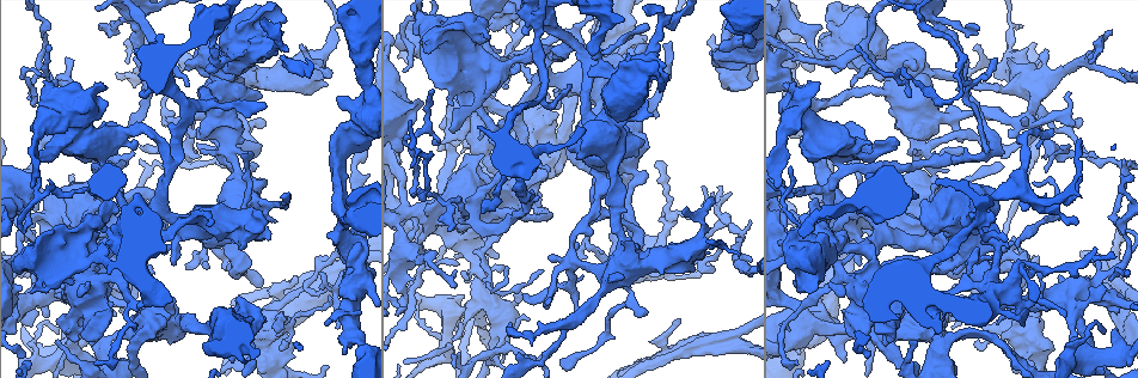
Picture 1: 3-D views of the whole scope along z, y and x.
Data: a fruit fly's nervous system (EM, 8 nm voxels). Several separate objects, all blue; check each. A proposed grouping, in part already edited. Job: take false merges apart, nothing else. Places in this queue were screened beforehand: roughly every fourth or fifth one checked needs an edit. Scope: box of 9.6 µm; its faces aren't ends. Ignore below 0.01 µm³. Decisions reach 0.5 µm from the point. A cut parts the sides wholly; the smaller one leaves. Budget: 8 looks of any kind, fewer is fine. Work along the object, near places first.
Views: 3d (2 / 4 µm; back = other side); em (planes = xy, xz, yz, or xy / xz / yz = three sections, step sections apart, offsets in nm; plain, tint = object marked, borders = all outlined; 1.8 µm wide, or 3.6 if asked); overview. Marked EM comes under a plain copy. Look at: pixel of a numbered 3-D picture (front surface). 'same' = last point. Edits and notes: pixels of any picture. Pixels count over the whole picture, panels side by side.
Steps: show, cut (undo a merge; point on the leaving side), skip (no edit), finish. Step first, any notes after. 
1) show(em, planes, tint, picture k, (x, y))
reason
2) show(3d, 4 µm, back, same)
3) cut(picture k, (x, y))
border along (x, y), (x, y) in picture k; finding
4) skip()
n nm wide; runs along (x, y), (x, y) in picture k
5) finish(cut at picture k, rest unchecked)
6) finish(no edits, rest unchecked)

show(3d, 2 µm, picture 1, (815, 335))
thin neck

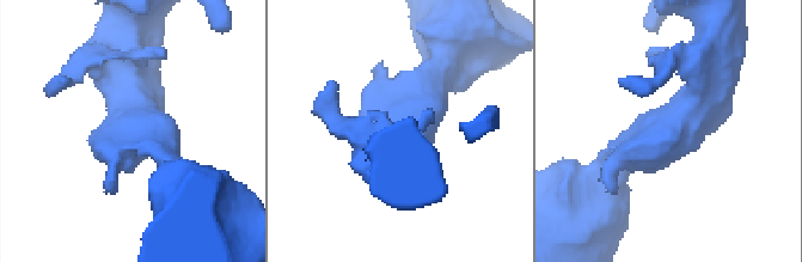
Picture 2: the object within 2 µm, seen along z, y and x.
show(em, planes, tint, picture 2, (139, 134))

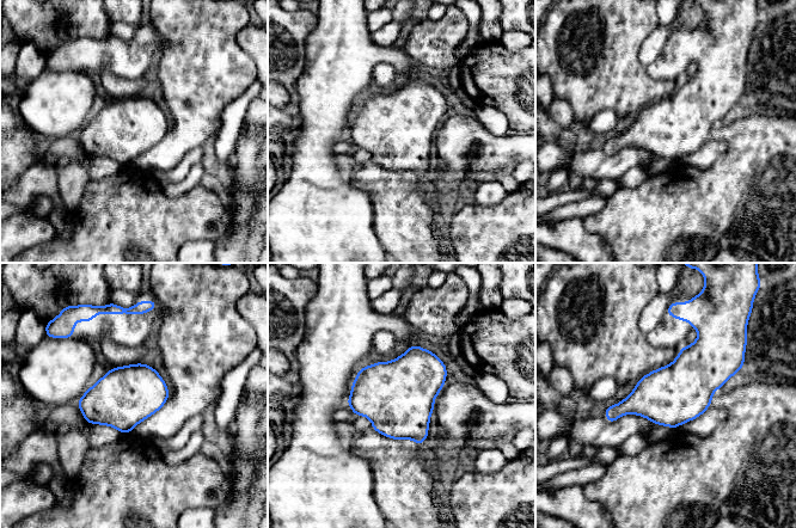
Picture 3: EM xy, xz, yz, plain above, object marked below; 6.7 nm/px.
skip()
all the same neuron

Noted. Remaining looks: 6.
show(3d, 2 µm, picture 1, (671, 215))
three-way junction

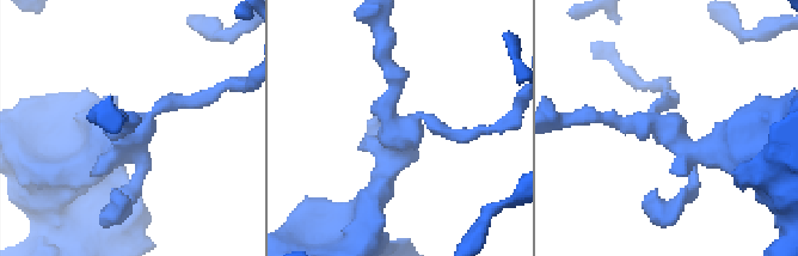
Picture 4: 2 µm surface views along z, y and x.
show(em, planes, tint, picture 4, (404, 131))
need the tissue

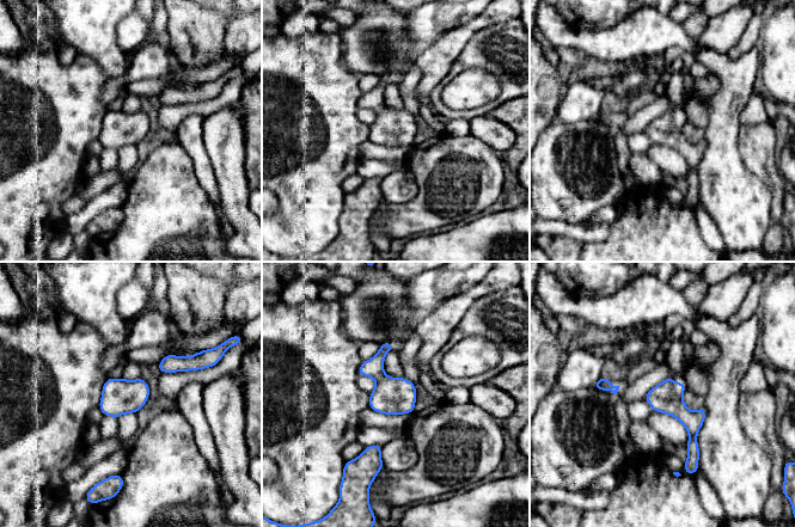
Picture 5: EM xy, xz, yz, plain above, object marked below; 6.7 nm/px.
skip()
200 nm wide; runs along (667, 381), (692, 423), (689, 463) in picture 5; one neuron here

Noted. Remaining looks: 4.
show(3d, 2 µm, picture 1, (733, 339))
side arm on a straight run

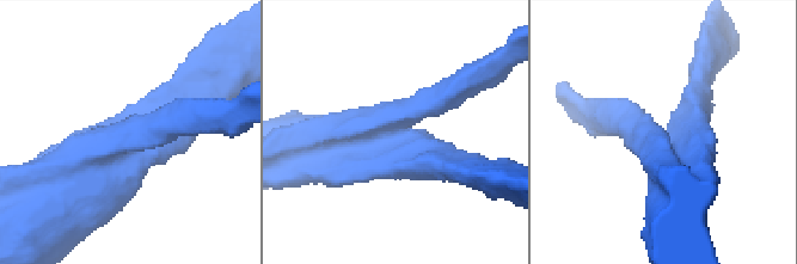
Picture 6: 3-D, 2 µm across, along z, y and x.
show(em, xy, step 8, tint, picture 6, (130, 148))
3 arms; arms of 220, 220, 460 nm

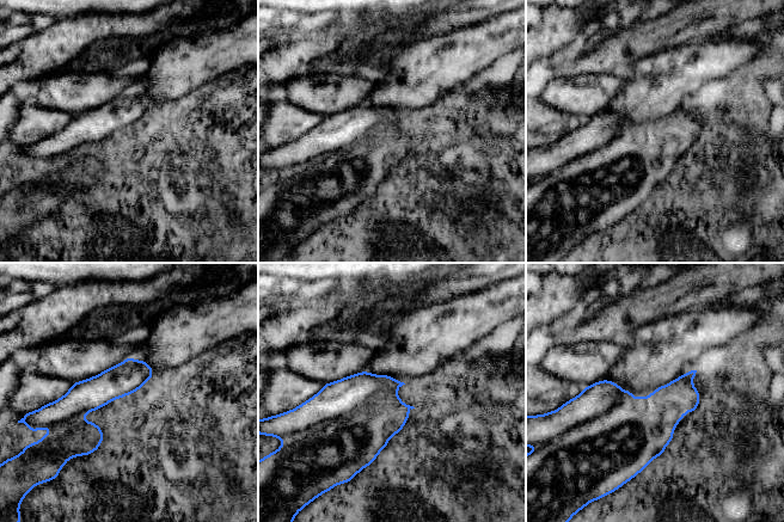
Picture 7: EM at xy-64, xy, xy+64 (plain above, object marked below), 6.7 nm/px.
show(em, planes, tint, same)

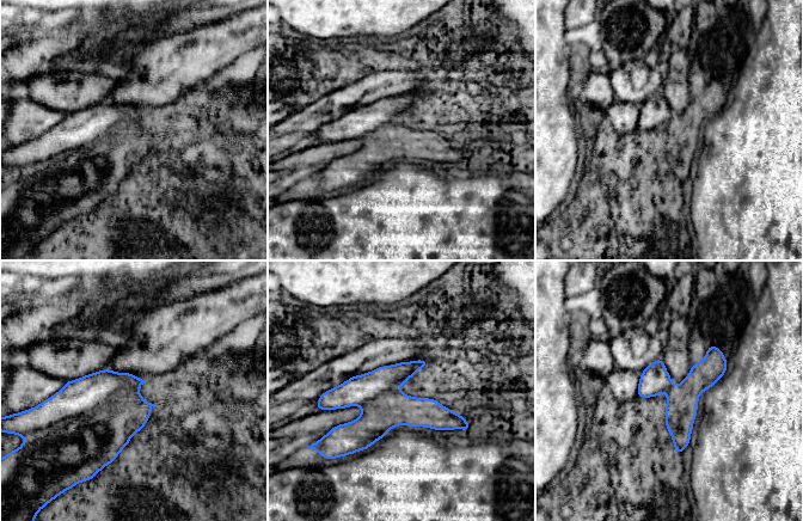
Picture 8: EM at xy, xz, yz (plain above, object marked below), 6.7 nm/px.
cut(picture 8, (87, 443))
border along (138, 388), (117, 392), (57, 427) in picture 8; a second neuron is stuck on

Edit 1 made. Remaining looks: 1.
finish(cut at picture 8, rest unchecked)

